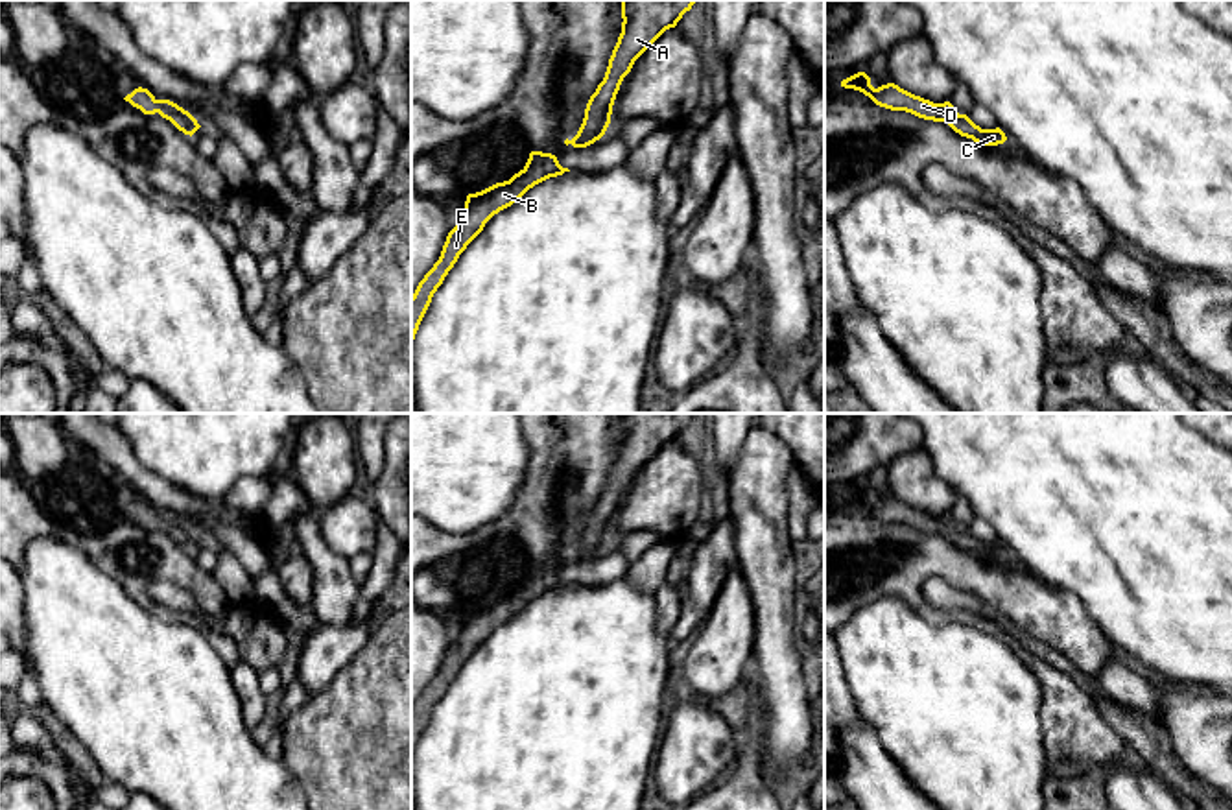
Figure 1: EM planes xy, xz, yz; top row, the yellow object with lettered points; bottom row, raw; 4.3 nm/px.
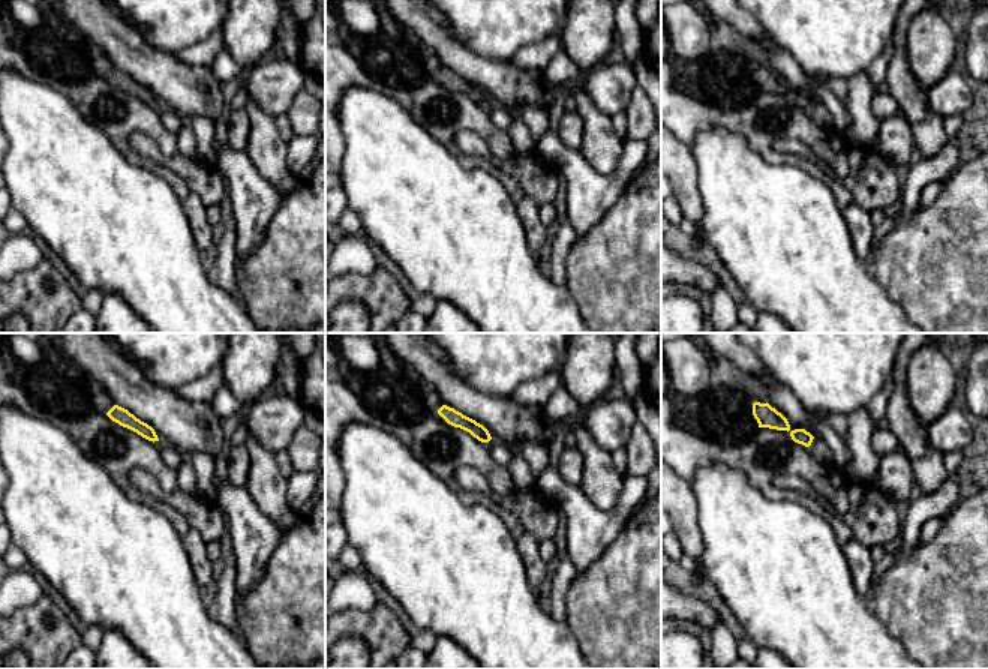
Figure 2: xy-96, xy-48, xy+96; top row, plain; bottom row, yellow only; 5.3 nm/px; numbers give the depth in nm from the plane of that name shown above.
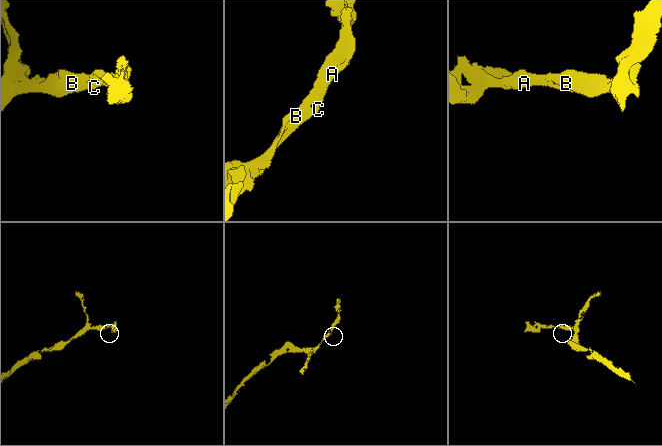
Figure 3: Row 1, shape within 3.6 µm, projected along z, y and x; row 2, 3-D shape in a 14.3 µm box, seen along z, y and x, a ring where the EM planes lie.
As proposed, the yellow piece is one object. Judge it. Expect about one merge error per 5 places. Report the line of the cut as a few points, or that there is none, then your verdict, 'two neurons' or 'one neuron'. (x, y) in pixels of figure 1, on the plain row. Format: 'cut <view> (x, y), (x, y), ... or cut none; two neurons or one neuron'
cut none; one neuron

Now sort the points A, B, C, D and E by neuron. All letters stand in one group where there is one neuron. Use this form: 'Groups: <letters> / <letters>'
Groups: A B C D E

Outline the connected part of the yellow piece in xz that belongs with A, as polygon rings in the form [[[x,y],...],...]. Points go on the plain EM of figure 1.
[[[622,413],[622,447],[609,472],[603,494],[590,509],[577,548],[564,557],[586,561],[599,554],[612,528],[623,491],[634,474],[669,441],[675,441],[697,413]]]

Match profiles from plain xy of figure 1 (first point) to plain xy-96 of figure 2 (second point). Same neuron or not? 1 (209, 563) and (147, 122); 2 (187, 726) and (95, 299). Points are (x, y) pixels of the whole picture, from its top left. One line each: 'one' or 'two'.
1: two
2: two

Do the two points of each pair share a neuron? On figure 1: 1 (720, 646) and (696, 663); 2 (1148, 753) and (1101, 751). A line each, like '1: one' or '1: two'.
1: one
2: two

